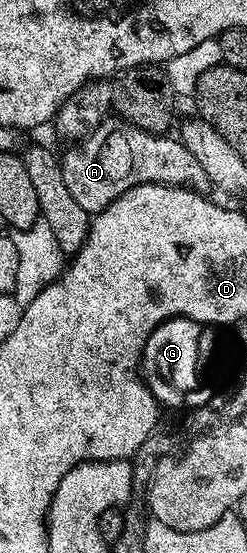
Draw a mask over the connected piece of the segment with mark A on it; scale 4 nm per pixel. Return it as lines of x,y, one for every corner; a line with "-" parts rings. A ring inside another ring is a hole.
116,116
70,146
73,147
66,154
60,155
63,184
91,216
106,210
123,192
152,182
160,186
188,186
198,192
210,189
207,172
180,140
169,134
143,132
143,128
135,128

